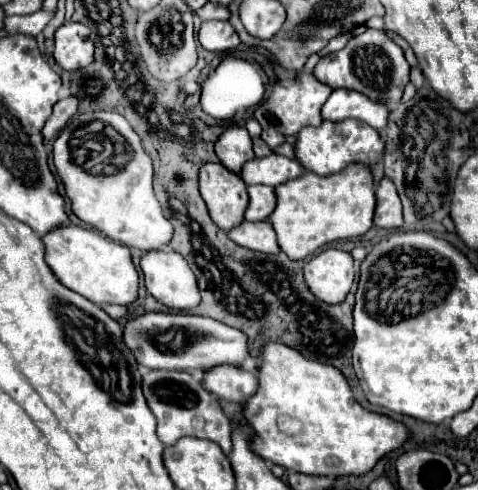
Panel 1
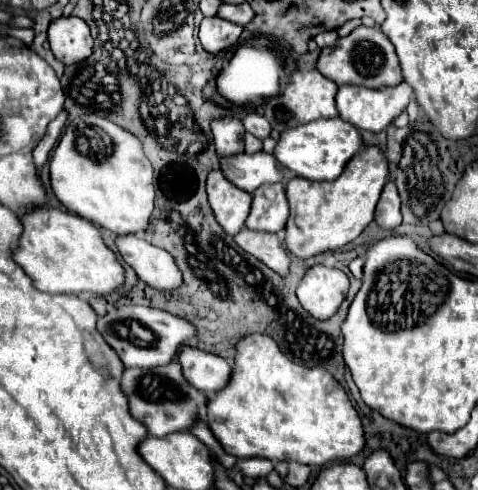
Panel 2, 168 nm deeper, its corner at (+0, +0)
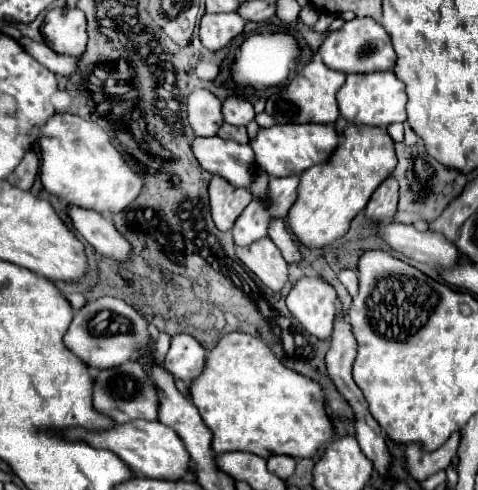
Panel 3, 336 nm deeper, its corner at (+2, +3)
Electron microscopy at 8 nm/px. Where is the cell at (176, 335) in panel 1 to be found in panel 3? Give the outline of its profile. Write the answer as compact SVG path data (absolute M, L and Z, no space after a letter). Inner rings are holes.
M96 298L74 312L72 324L64 334L64 344L90 368L114 368L132 360L136 348L152 348L154 338L148 332L148 322L126 302L118 298Z

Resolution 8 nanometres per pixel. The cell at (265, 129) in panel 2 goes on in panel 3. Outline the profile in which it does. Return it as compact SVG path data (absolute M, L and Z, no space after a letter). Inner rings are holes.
M228 96L222 102L222 116L224 122L234 124L234 126L246 126L256 114L254 114L254 106L238 96Z

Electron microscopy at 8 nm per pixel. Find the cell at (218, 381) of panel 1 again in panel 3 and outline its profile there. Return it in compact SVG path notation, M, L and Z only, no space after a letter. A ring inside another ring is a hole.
M176 334L172 336L170 350L164 358L164 368L168 368L168 372L176 380L190 382L202 372L204 360L206 360L206 350L192 336Z

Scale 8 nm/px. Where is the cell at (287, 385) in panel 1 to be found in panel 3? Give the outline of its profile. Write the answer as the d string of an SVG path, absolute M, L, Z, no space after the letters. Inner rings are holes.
M230 332L224 334L212 350L206 354L204 370L190 382L190 400L198 408L204 424L212 432L212 450L216 454L224 452L250 452L260 458L268 458L270 454L286 454L292 458L312 458L316 450L330 440L334 434L330 418L324 410L322 388L318 382L298 376L290 368L286 368L272 350L260 342L260 338Z

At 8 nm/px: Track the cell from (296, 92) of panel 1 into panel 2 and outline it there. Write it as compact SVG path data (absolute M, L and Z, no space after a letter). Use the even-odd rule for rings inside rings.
M304 71L304 73L294 73L284 89L284 93L272 97L266 101L264 105L264 117L268 119L268 123L272 125L272 129L276 131L286 131L304 123L310 123L314 119L324 119L324 117L338 117L338 109L336 109L336 91L338 85L330 79L326 79L324 75L318 75L318 71Z

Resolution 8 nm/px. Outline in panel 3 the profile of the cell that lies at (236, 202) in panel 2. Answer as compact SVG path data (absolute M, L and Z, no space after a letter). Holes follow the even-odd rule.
M220 176L210 180L210 210L212 220L220 232L228 232L250 202L252 194L248 188L236 188Z

